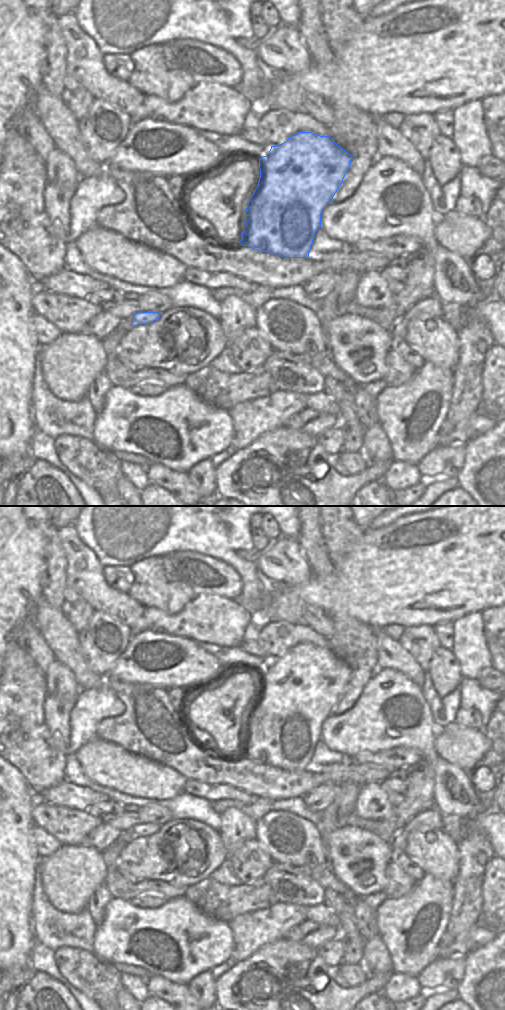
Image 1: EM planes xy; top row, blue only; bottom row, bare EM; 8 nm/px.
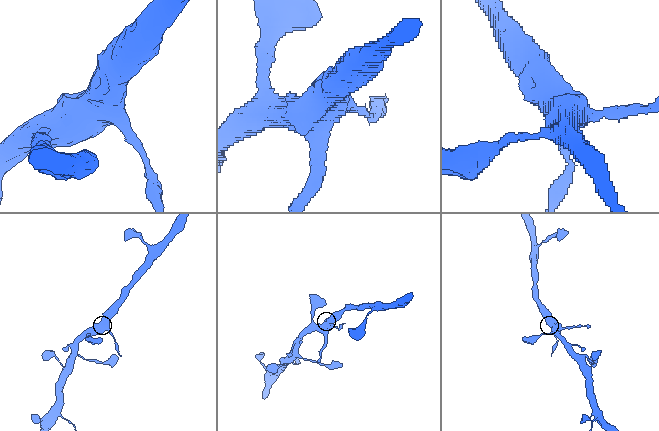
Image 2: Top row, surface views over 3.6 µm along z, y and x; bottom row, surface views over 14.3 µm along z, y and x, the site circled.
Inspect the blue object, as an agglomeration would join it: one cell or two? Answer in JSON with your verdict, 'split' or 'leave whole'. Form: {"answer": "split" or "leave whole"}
{"answer": "leave whole"}

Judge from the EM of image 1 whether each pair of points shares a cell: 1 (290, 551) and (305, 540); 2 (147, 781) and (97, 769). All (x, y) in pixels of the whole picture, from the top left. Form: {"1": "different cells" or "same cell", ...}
{"1": "different cells", "2": "same cell"}

